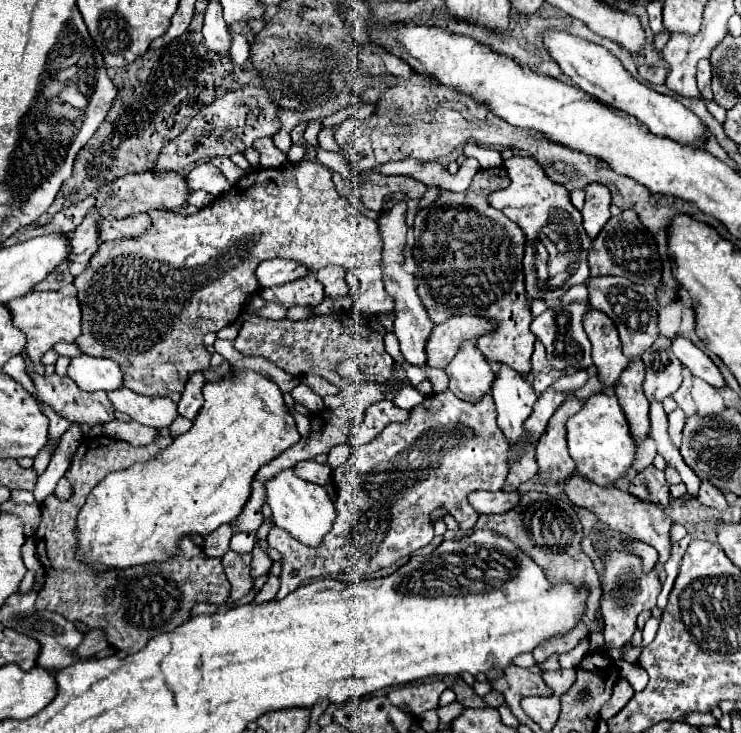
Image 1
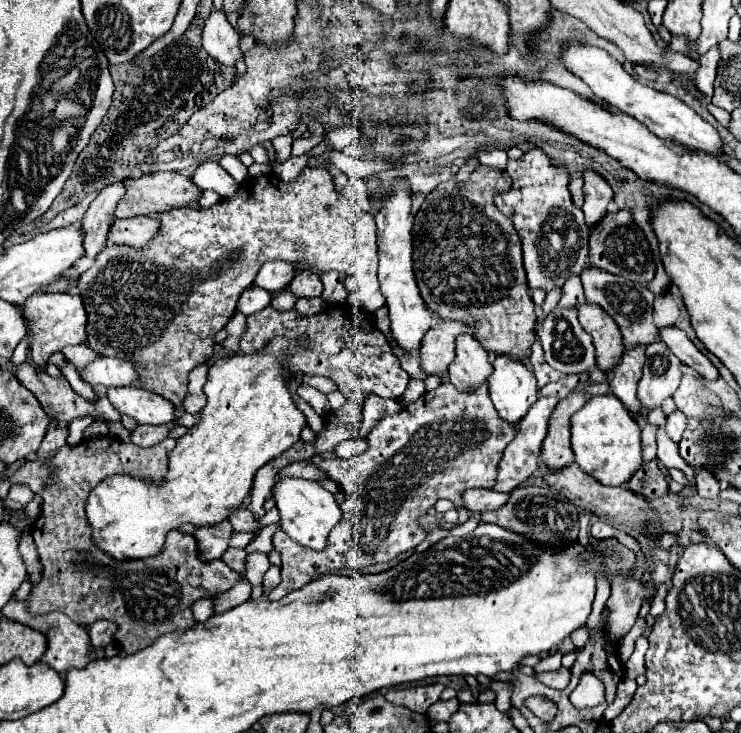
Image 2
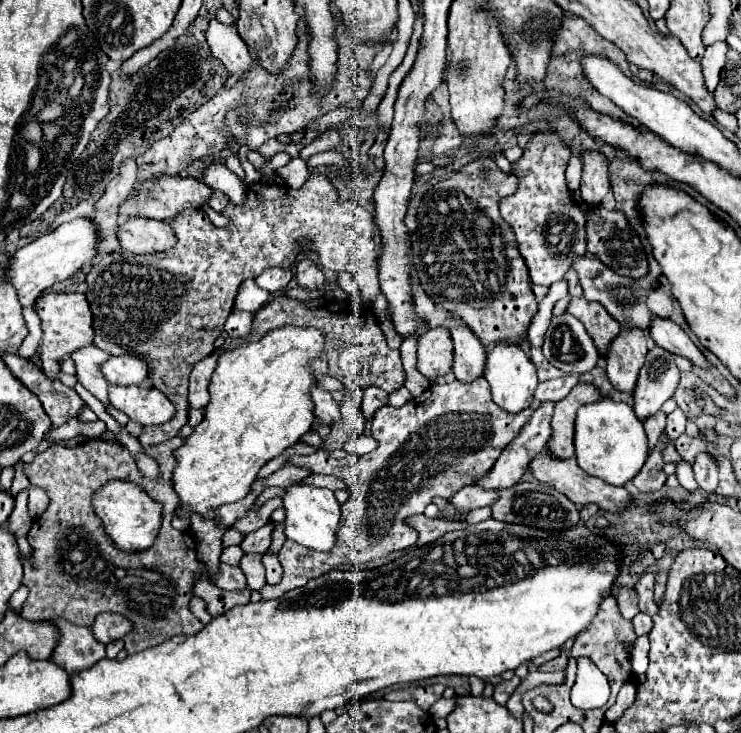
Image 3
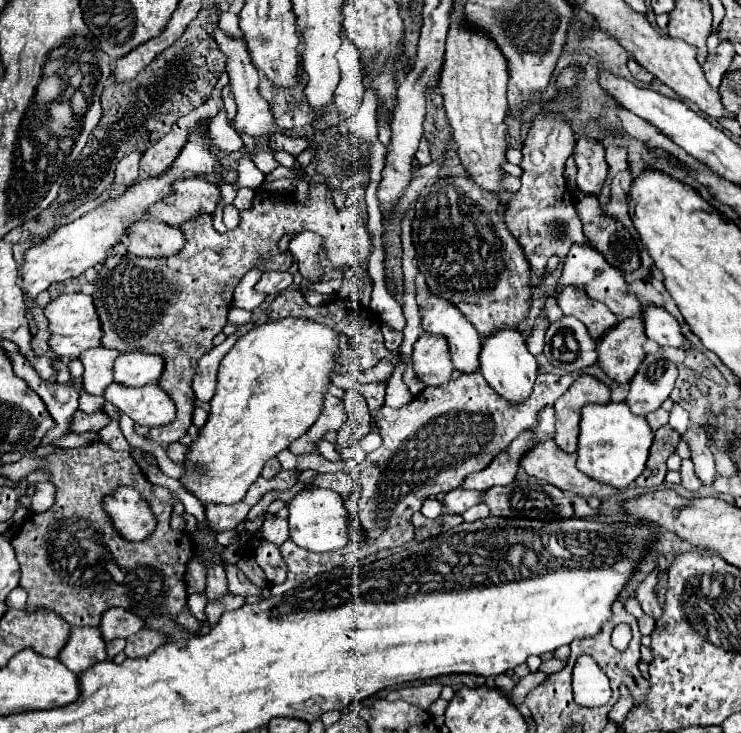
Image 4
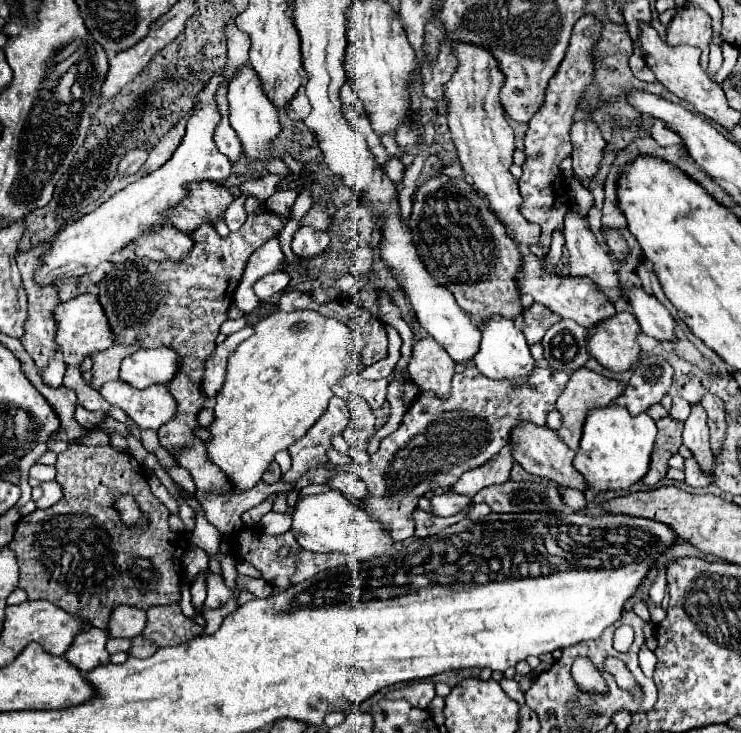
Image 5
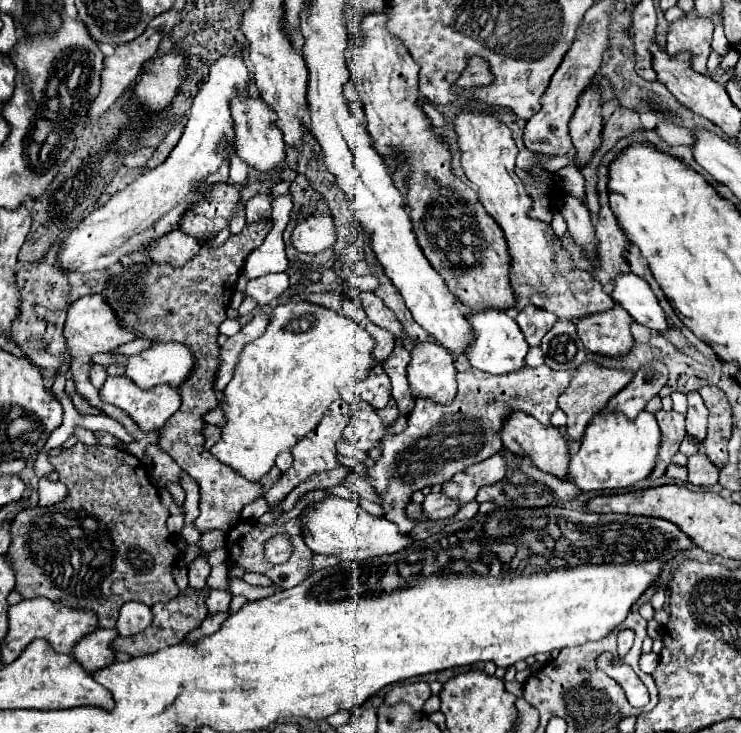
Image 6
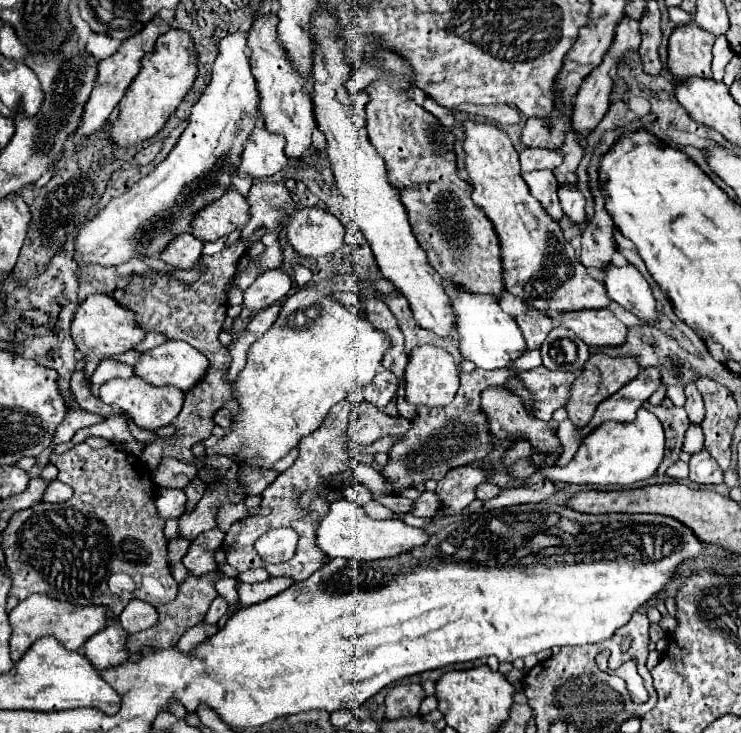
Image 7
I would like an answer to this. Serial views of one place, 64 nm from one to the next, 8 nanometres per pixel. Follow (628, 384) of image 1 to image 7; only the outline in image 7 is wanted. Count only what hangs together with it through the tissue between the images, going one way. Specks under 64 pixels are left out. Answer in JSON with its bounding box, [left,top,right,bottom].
[556,308,626,346]

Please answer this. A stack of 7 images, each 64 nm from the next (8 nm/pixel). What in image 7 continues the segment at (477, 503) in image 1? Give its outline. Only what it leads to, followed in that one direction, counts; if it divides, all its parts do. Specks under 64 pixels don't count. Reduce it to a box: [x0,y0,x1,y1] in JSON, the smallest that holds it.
[408,490,440,518]

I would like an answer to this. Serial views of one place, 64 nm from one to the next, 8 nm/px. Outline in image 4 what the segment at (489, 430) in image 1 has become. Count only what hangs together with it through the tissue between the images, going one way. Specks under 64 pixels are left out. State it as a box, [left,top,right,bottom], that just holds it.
[264,372,574,598]

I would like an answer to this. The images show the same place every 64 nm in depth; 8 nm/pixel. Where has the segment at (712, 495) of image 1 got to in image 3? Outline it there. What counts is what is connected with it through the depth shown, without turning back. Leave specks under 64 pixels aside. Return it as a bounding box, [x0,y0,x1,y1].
[692,452,718,492]

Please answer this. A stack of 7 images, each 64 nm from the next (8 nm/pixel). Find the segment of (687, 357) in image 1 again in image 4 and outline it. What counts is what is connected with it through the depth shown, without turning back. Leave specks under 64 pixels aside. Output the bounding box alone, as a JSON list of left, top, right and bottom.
[642,304,688,348]

